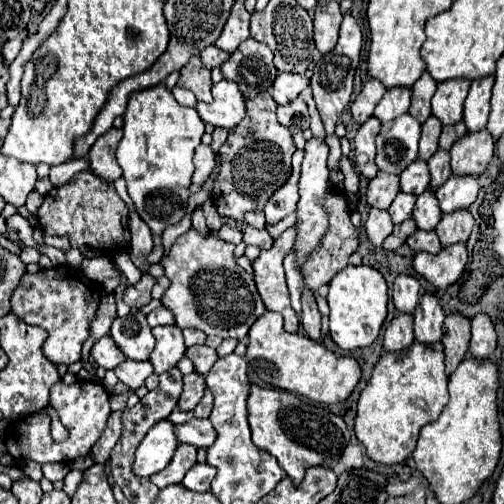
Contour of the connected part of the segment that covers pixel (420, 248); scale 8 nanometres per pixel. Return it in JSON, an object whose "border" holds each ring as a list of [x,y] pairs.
{"border":[[[417,230],[413,236],[409,236],[407,246],[413,252],[429,252],[429,254],[437,254],[441,250],[437,234],[435,232],[423,232],[423,230]]]}

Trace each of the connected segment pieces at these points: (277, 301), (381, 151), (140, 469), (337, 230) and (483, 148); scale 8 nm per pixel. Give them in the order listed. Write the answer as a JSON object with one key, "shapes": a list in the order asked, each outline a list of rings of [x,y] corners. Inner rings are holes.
{"shapes":[[[[295,228],[285,230],[269,250],[261,250],[257,260],[253,262],[253,274],[257,290],[263,298],[267,310],[283,314],[283,328],[287,332],[299,330],[299,316],[293,312],[289,304],[289,290],[285,280],[283,258],[291,252],[295,242]]],[[[411,114],[385,122],[377,134],[377,168],[381,172],[399,176],[417,158],[419,136],[421,124]]],[[[161,420],[147,432],[147,436],[137,446],[133,474],[137,474],[139,478],[149,478],[169,464],[177,448],[173,428],[175,426],[169,420]]],[[[329,192],[327,194],[327,202],[325,208],[329,212],[329,232],[323,236],[321,244],[315,248],[313,254],[309,254],[305,266],[303,266],[303,276],[305,276],[305,284],[317,292],[319,286],[327,284],[337,272],[341,272],[347,266],[349,256],[357,250],[359,238],[357,238],[357,228],[351,224],[349,220],[349,206],[343,194],[339,192]]],[[[487,130],[463,136],[451,148],[451,172],[457,176],[483,176],[493,158],[493,150],[495,144]]]]}

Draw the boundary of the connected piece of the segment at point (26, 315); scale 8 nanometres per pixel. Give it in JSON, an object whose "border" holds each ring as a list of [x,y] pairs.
{"border":[[[53,266],[49,270],[39,270],[37,274],[25,274],[11,296],[11,306],[15,316],[49,332],[43,344],[45,358],[53,364],[69,366],[81,360],[81,346],[89,338],[89,324],[95,318],[101,296],[101,286],[89,280],[79,268]]]}

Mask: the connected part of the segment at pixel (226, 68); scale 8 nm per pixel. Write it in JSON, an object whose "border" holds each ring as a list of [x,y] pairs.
{"border":[[[247,38],[237,52],[221,66],[223,78],[237,82],[245,98],[253,98],[259,92],[265,92],[273,86],[277,68],[273,66],[273,52],[269,46]]]}

